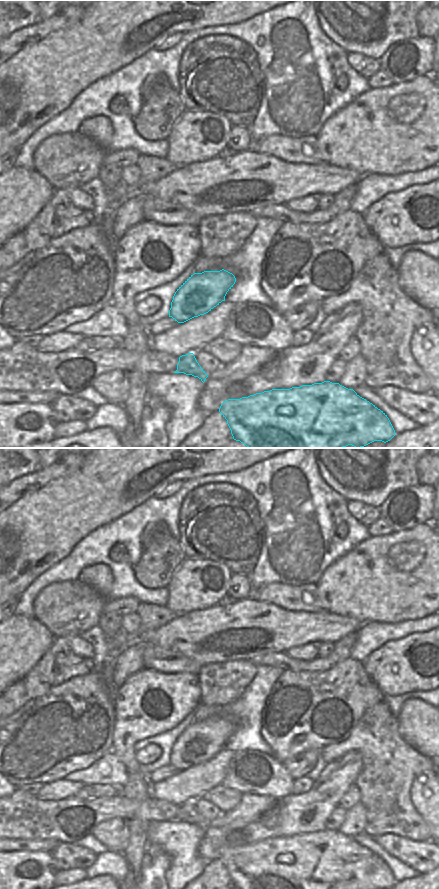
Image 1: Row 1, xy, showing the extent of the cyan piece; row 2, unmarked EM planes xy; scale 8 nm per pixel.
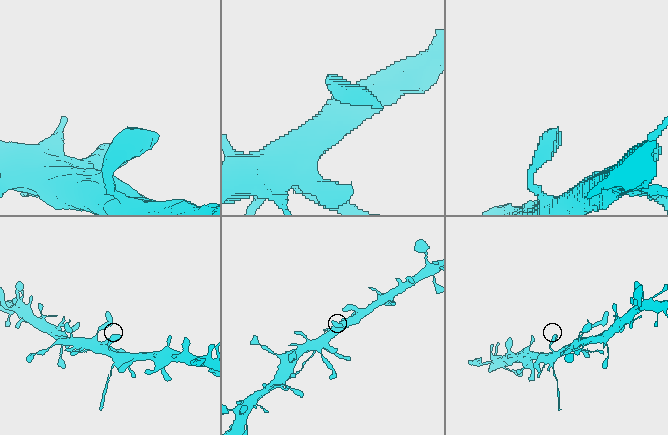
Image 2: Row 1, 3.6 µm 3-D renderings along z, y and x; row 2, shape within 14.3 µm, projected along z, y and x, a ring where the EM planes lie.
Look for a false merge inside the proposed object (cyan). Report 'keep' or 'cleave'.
keep

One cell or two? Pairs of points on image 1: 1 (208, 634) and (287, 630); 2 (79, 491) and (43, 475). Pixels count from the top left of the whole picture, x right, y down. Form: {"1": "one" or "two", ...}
{"1": "one", "2": "two"}

